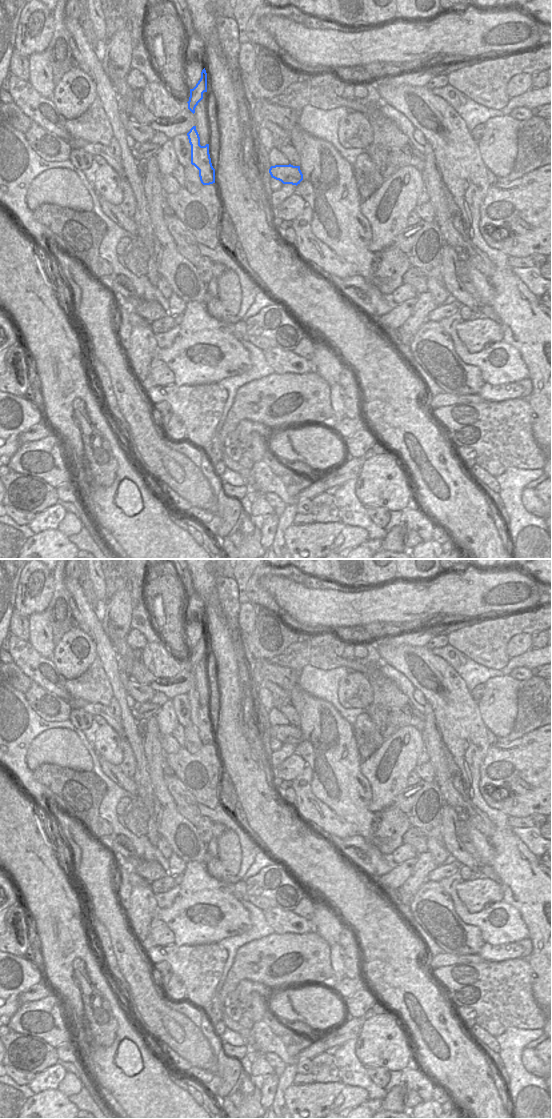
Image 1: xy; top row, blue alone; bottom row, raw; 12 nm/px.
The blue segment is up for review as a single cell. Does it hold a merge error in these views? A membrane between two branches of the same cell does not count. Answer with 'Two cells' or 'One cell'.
Two cells

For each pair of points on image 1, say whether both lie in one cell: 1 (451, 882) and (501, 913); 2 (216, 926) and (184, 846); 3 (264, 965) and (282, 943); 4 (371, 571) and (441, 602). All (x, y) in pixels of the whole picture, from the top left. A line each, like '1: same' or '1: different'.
1: same
2: different
3: same
4: different

